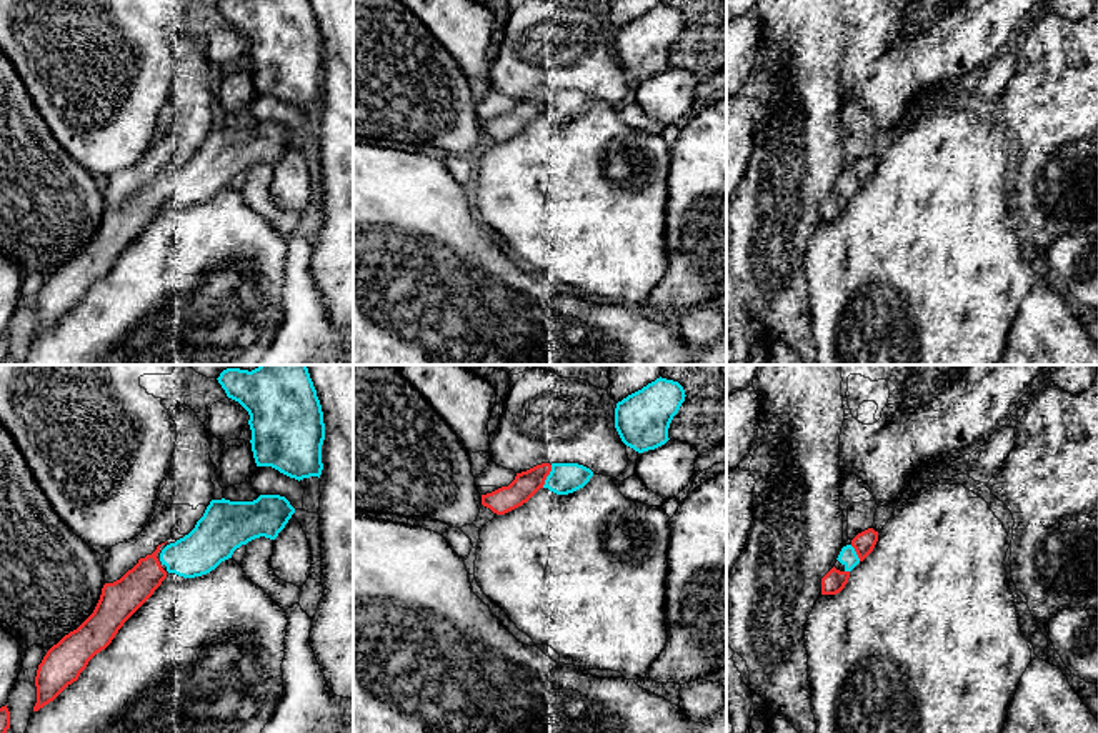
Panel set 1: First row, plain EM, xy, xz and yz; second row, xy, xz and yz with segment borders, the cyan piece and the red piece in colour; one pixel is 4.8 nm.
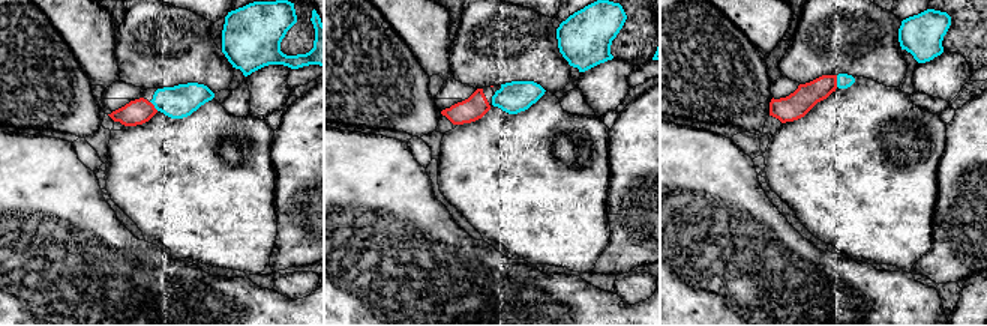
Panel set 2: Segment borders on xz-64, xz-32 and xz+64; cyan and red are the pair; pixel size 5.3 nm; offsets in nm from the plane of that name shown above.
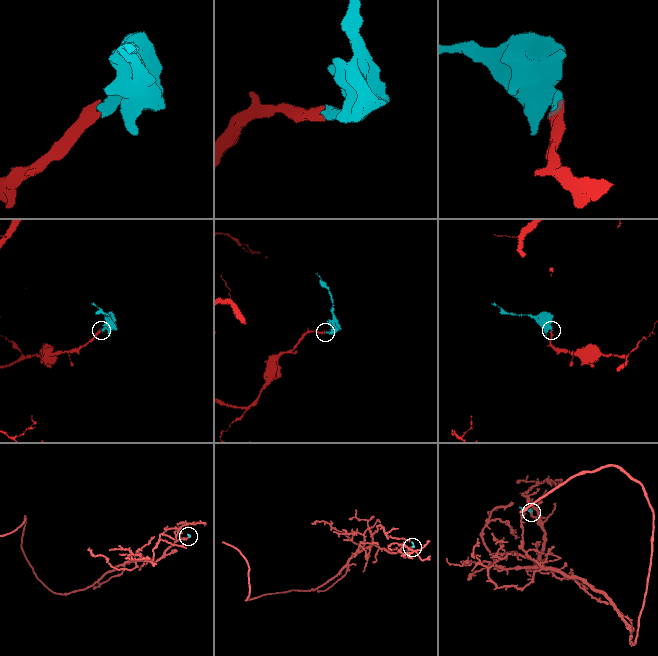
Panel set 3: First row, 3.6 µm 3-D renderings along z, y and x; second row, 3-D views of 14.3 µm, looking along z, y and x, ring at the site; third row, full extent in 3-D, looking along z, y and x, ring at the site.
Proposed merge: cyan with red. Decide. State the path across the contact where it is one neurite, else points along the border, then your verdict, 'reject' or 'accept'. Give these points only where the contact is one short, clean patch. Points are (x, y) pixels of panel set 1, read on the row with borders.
accept

